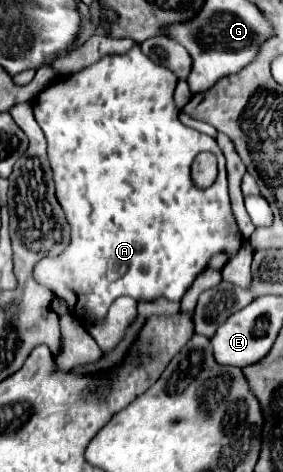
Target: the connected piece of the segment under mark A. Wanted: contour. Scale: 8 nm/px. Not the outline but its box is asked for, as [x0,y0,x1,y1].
[34,44,242,318]

